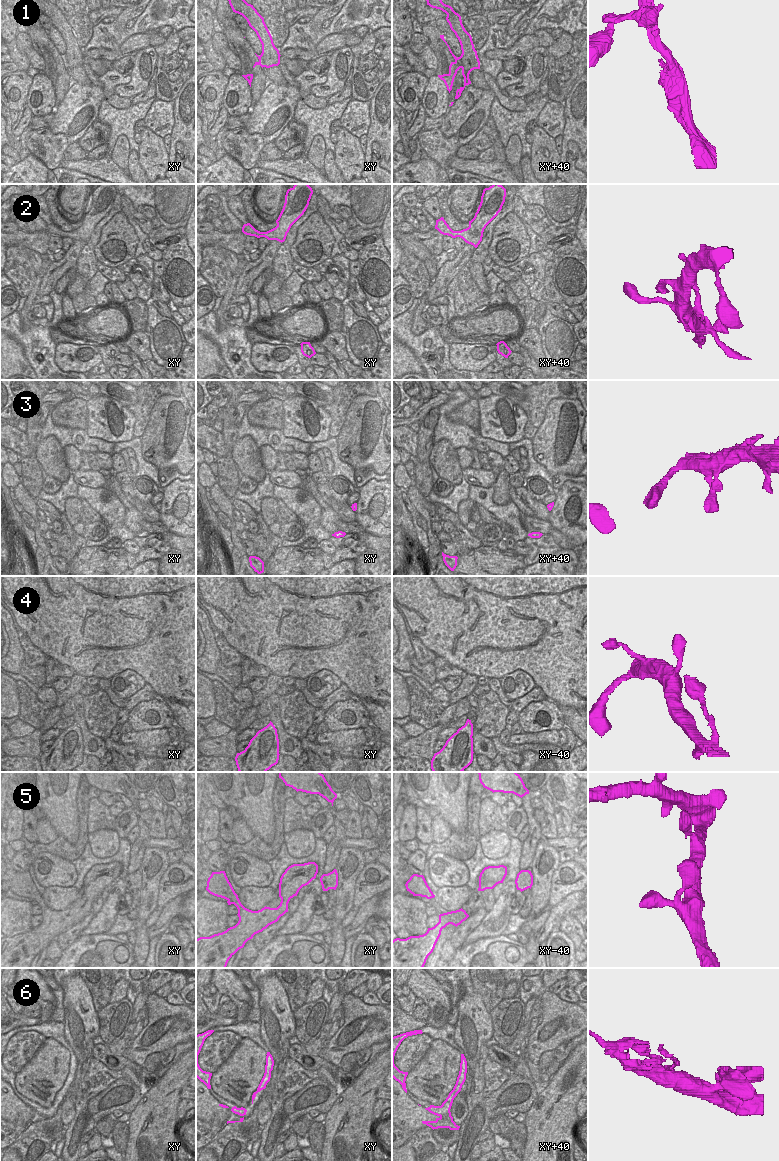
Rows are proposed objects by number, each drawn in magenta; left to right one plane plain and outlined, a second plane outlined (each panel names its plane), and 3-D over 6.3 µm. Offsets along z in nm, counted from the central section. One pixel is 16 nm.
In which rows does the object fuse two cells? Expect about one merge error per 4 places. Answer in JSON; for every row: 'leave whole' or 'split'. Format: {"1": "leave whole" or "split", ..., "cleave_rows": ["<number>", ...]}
{"1": "split", "2": "leave whole", "3": "leave whole", "4": "leave whole", "5": "leave whole", "6": "leave whole", "cleave_rows": ["1"]}

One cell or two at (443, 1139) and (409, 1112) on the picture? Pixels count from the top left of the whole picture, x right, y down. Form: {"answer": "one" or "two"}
{"answer": "one"}

